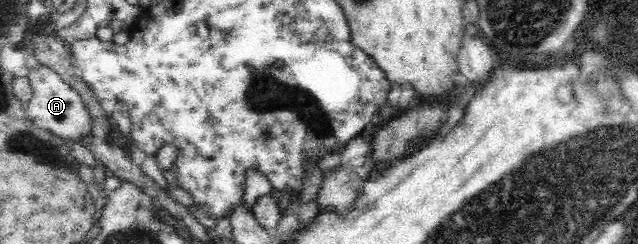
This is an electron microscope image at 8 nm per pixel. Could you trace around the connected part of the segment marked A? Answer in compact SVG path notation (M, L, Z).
M39 64L38 70L31 70L28 80L34 89L34 97L26 104L26 116L36 128L48 130L59 138L72 140L86 146L87 140L92 136L92 117L84 104L79 92L76 92L70 85L66 84L60 75L50 68Z

